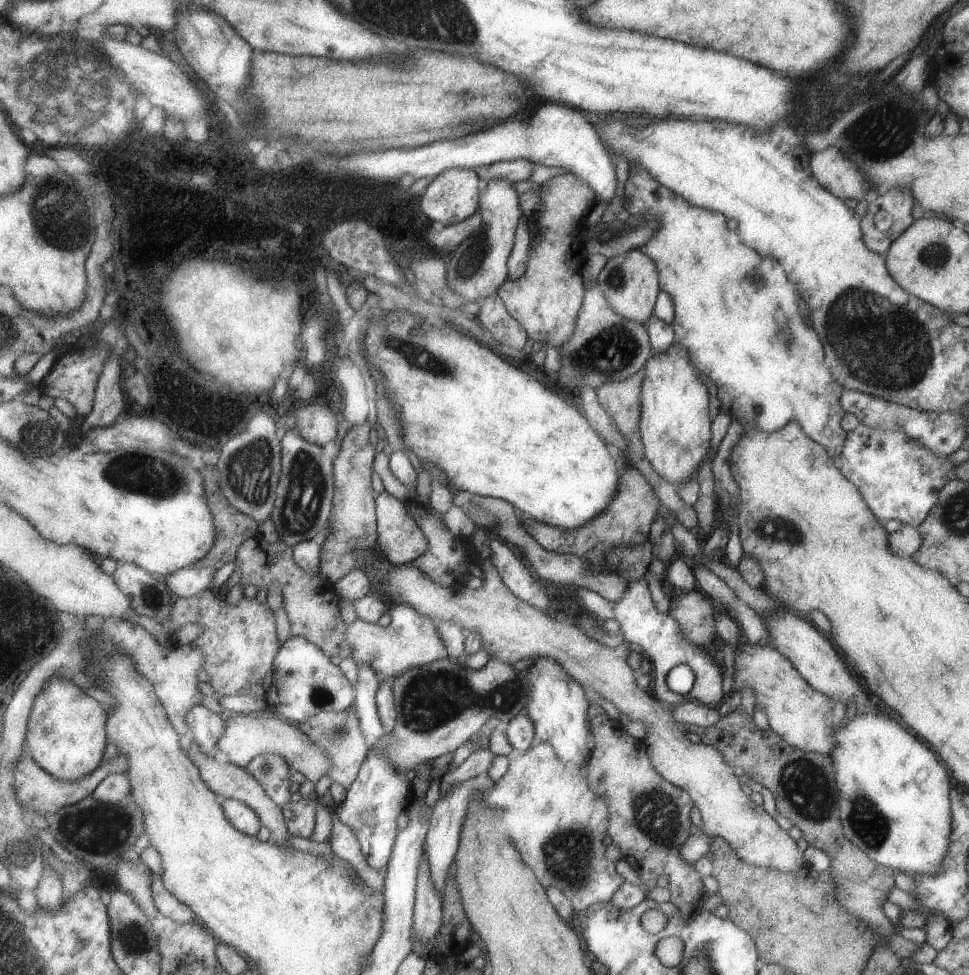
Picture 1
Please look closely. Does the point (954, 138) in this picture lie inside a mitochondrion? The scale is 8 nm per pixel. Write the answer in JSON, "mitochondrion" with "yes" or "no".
{"mitochondrion":"no"}

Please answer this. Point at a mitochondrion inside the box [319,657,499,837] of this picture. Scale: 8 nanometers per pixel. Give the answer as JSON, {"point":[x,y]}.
{"point":[339,733]}

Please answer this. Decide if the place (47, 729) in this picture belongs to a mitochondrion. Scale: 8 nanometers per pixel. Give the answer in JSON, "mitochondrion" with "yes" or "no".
{"mitochondrion":"yes"}

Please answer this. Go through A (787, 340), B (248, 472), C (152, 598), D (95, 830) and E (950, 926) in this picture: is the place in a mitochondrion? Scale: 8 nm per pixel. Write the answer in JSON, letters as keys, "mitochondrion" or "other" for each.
{"A":"mitochondrion","B":"mitochondrion","C":"mitochondrion","D":"mitochondrion","E":"other"}

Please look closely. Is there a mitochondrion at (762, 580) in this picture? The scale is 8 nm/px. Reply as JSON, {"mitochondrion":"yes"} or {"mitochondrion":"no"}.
{"mitochondrion":"no"}

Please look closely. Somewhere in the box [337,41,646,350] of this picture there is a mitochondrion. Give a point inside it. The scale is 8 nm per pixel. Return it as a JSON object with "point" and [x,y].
{"point":[479,248]}

